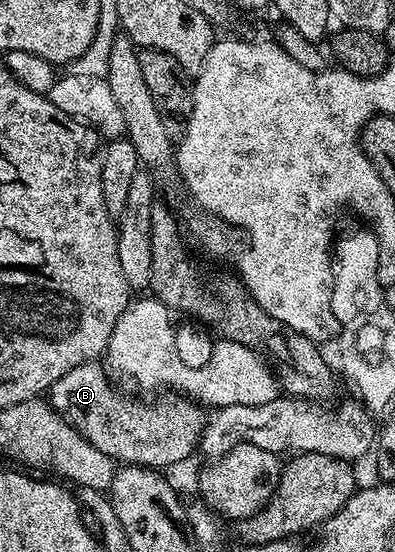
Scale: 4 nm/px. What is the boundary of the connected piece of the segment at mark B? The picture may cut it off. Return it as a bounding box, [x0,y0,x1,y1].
[49,362,209,470]

